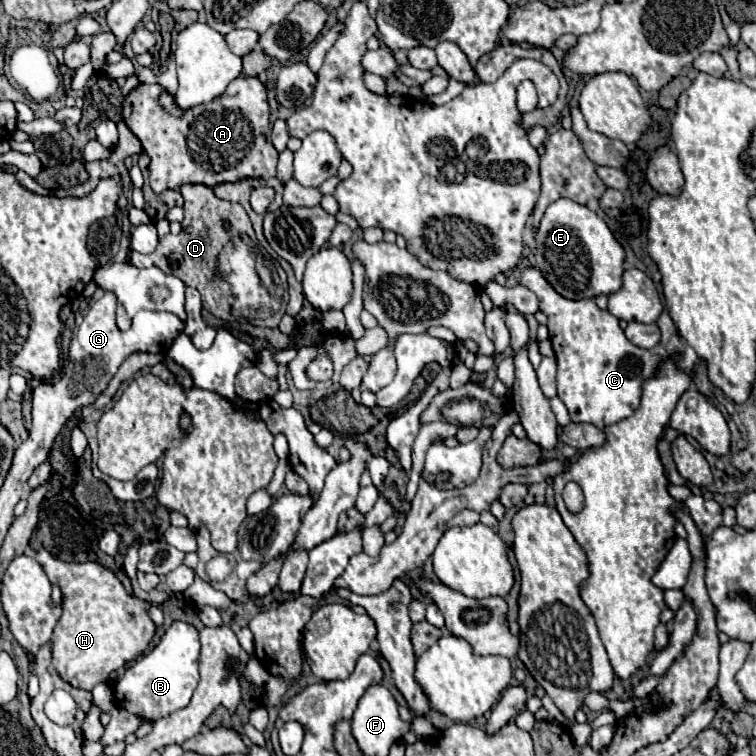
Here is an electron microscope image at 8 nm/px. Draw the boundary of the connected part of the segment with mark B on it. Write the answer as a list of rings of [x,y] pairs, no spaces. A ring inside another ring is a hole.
[[[174,621],[162,635],[160,643],[140,659],[136,659],[114,687],[114,697],[126,711],[156,721],[178,709],[184,709],[198,685],[200,641],[198,631],[182,621]]]

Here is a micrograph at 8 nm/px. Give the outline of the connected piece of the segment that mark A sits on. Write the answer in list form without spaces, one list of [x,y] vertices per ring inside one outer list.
[[[236,77],[224,95],[216,97],[210,103],[196,105],[194,109],[188,109],[184,115],[176,117],[168,113],[160,103],[158,97],[166,89],[158,83],[154,85],[138,85],[134,91],[130,91],[124,99],[124,121],[130,127],[130,131],[140,139],[144,151],[150,157],[150,187],[156,195],[168,191],[168,189],[180,189],[180,185],[208,185],[216,187],[220,183],[236,183],[248,177],[260,177],[260,179],[272,179],[276,177],[276,163],[278,163],[278,151],[268,145],[268,131],[270,131],[270,105],[268,105],[268,93],[266,85],[258,77]]]

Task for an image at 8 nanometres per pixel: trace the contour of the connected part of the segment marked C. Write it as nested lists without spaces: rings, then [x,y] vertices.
[[[524,269],[520,283],[536,293],[540,311],[548,315],[548,331],[558,359],[558,397],[564,401],[574,423],[592,423],[600,429],[630,417],[640,405],[640,385],[666,357],[632,345],[618,325],[618,319],[596,307],[592,299],[570,301],[558,295],[538,269]]]

